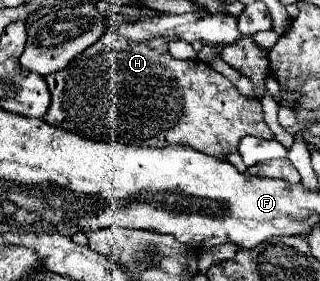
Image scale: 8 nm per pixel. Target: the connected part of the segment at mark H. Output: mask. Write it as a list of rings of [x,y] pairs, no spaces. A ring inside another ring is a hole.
[[[104,31],[104,35],[82,51],[68,67],[50,73],[46,77],[48,89],[52,93],[52,103],[44,121],[72,131],[76,135],[94,141],[120,141],[124,145],[142,147],[166,147],[166,145],[186,145],[200,153],[222,157],[224,153],[238,151],[238,143],[246,135],[260,139],[272,139],[272,131],[264,123],[262,105],[244,97],[222,73],[210,69],[202,61],[180,61],[168,53],[166,39],[150,39],[148,43],[132,43],[116,31]]]

